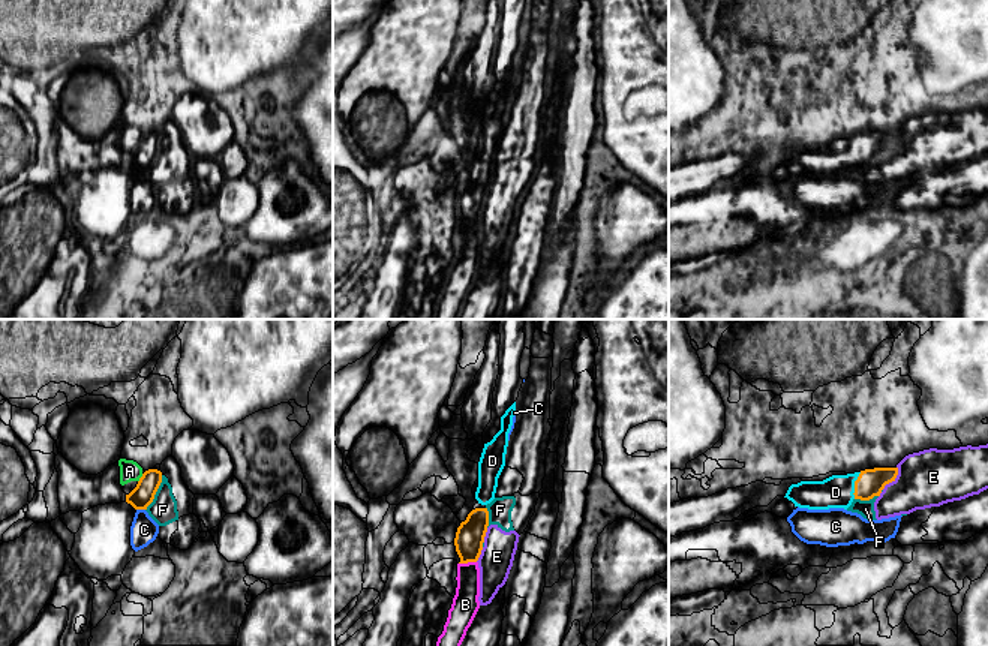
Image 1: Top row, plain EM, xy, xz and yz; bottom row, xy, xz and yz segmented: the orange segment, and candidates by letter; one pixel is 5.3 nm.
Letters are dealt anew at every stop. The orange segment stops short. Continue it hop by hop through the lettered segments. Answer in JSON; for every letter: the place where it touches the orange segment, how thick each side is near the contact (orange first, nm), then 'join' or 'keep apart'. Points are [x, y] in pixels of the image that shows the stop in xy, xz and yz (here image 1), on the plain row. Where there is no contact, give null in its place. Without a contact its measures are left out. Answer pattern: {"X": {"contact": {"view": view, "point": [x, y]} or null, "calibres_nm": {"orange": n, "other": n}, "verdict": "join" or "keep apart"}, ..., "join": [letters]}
{"A": {"contact": {"view": "xy", "point": [140, 143]}, "calibres_nm": {"orange": 120, "other": 110}, "verdict": "keep apart"}, "B": {"contact": {"view": "xz", "point": [467, 227]}, "calibres_nm": {"orange": 160, "other": 140}, "verdict": "keep apart"}, "C": {"contact": {"view": "xy", "point": [141, 173]}, "calibres_nm": {"orange": 120, "other": 150}, "verdict": "keep apart"}, "D": {"contact": {"view": "yz", "point": [855, 150]}, "calibres_nm": {"orange": 150, "other": 180}, "verdict": "join"}, "E": {"contact": {"view": "yz", "point": [894, 143]}, "calibres_nm": {"orange": 150, "other": 300}, "verdict": "keep apart"}, "F": {"contact": {"view": "xy", "point": [155, 158]}, "calibres_nm": {"orange": 120, "other": 150}, "verdict": "keep apart"}, "join": ["D"]}

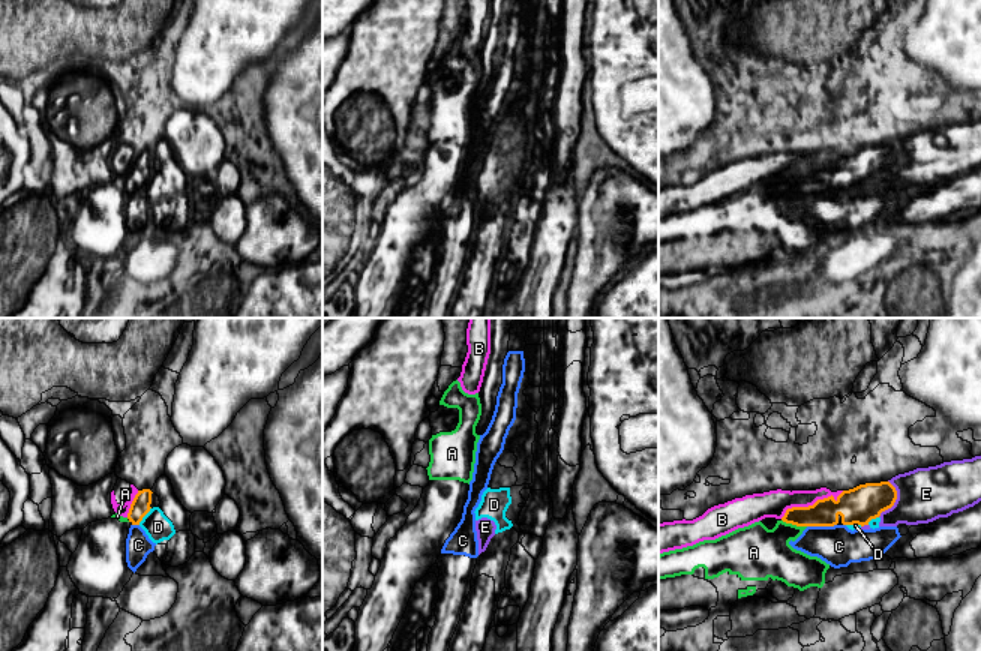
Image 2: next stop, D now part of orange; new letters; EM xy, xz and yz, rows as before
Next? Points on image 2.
{"A": {"contact": {"view": "yz", "point": [794, 188]}, "calibres_nm": {"orange": 150, "other": 280}, "verdict": "keep apart"}, "B": {"contact": {"view": "yz", "point": [810, 170]}, "calibres_nm": {"orange": 190, "other": 140}, "verdict": "keep apart"}, "C": {"contact": {"view": "yz", "point": [821, 189]}, "calibres_nm": {"orange": 200, "other": 220}, "verdict": "keep apart"}, "D": {"contact": {"view": "xy", "point": [144, 179]}, "calibres_nm": {"orange": 100, "other": 150}, "verdict": "keep apart"}, "E": {"contact": {"view": "yz", "point": [896, 162]}, "calibres_nm": {"orange": 200, "other": 280}, "verdict": "keep apart"}, "join": []}

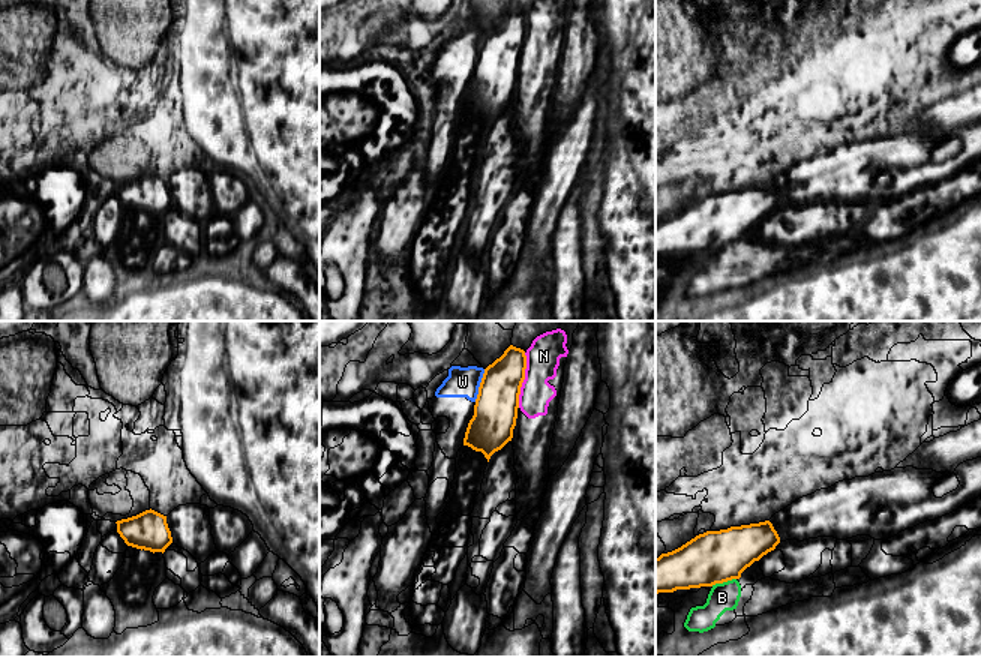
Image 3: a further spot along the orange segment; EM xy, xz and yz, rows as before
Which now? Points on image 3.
{"B": {"contact": {"view": "yz", "point": [723, 245]}, "calibres_nm": {"orange": 280, "other": 150}, "verdict": "keep apart"}, "N": {"contact": {"view": "xz", "point": [524, 42]}, "calibres_nm": {"orange": 240, "other": 180}, "verdict": "keep apart"}, "W": {"contact": {"view": "xz", "point": [480, 50]}, "calibres_nm": {"orange": 240, "other": 160}, "verdict": "keep apart"}, "join": []}

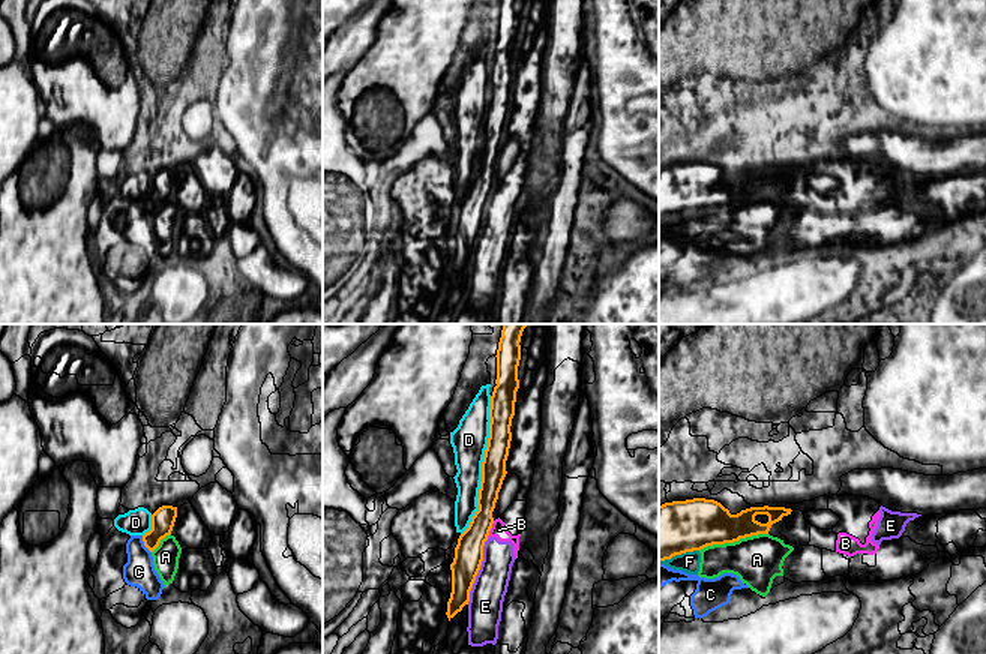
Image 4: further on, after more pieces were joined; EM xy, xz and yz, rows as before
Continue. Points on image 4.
{"A": {"contact": {"view": "yz", "point": [733, 206]}, "calibres_nm": {"orange": 280, "other": 260}, "verdict": "keep apart"}, "B": {"contact": {"view": "xz", "point": [489, 194]}, "calibres_nm": {"orange": 160, "other": 80}, "verdict": "keep apart"}, "C": {"contact": {"view": "xy", "point": [144, 209]}, "calibres_nm": {"orange": 130, "other": 160}, "verdict": "keep apart"}, "D": {"contact": {"view": "xz", "point": [482, 129]}, "calibres_nm": {"orange": 130, "other": 190}, "verdict": "keep apart"}, "E": {"contact": {"view": "xz", "point": [477, 236]}, "calibres_nm": {"orange": 160, "other": 190}, "verdict": "keep apart"}, "F": {"contact": {"view": "yz", "point": [679, 218]}, "calibres_nm": {"orange": 300, "other": 110}, "verdict": "keep apart"}, "join": []}

